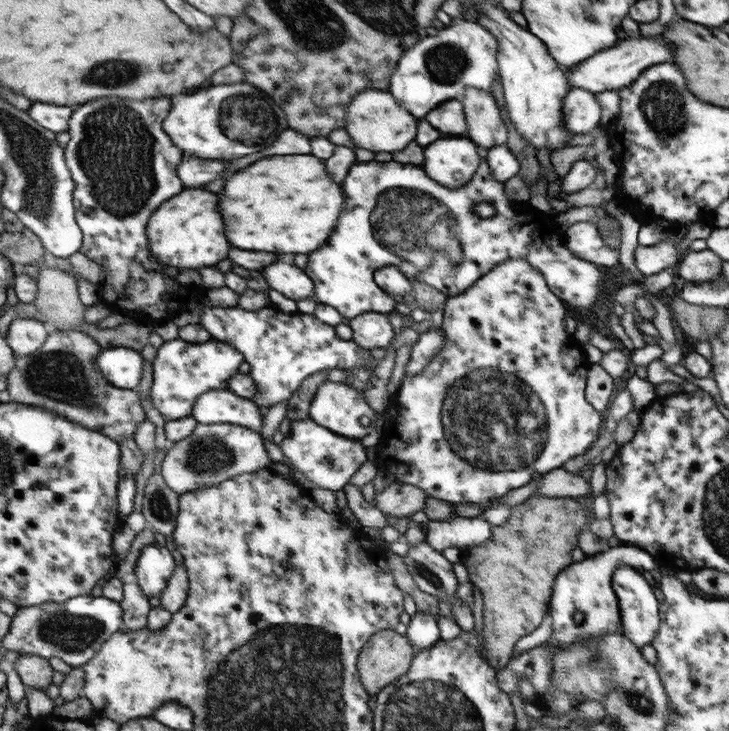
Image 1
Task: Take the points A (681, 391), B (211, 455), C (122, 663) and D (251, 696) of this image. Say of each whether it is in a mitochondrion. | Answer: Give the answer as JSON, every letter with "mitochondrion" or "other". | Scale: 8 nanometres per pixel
{"A":"other","B":"mitochondrion","C":"other","D":"mitochondrion"}

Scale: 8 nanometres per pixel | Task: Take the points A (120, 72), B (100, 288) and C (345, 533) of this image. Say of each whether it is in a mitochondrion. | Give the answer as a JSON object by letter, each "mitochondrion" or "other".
{"A":"mitochondrion","B":"other","C":"other"}

